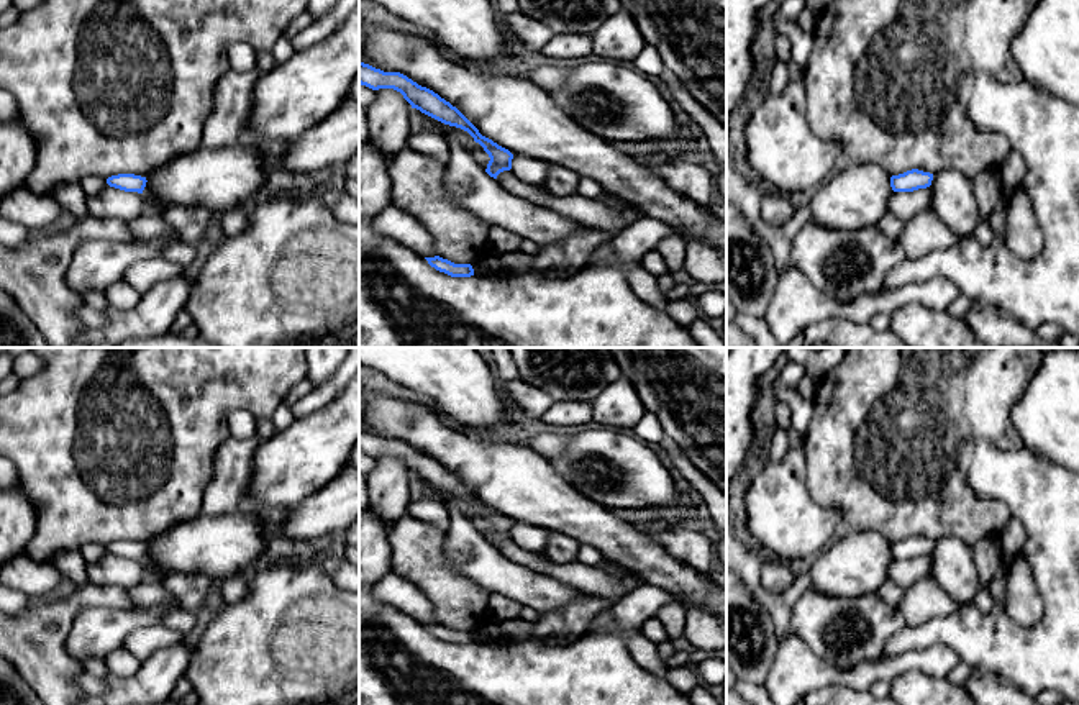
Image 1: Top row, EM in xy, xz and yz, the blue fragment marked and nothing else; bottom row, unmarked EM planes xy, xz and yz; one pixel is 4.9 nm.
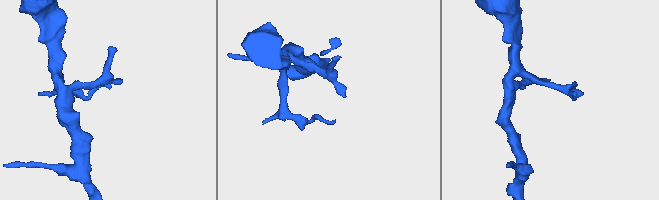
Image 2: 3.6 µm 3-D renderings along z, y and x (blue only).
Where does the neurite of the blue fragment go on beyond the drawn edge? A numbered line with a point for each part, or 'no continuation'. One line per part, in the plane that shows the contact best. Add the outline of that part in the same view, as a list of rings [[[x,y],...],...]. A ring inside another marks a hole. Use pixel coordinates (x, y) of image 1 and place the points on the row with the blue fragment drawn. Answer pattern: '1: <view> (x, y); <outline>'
no continuation

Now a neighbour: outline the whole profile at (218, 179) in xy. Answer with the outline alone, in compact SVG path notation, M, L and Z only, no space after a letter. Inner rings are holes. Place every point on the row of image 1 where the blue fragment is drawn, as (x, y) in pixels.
M254 146L198 148L148 174L143 195L153 193L166 208L203 207L220 213L254 200L262 179Z

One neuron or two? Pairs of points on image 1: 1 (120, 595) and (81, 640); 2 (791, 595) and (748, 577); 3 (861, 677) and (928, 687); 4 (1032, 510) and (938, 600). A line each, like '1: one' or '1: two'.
1: two
2: one
3: two
4: two

